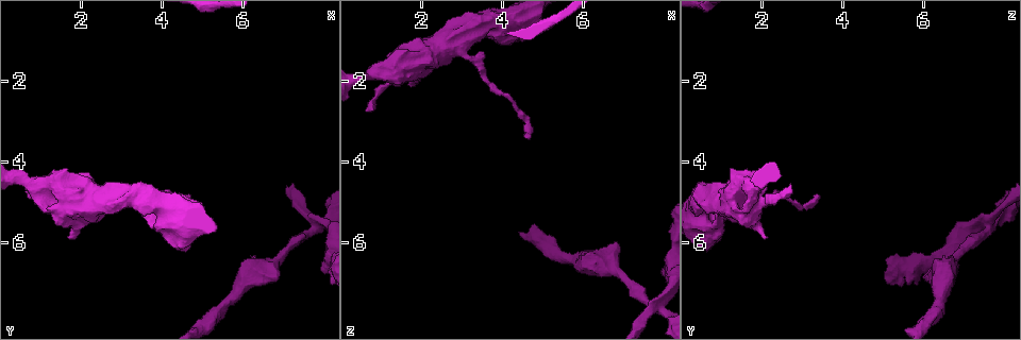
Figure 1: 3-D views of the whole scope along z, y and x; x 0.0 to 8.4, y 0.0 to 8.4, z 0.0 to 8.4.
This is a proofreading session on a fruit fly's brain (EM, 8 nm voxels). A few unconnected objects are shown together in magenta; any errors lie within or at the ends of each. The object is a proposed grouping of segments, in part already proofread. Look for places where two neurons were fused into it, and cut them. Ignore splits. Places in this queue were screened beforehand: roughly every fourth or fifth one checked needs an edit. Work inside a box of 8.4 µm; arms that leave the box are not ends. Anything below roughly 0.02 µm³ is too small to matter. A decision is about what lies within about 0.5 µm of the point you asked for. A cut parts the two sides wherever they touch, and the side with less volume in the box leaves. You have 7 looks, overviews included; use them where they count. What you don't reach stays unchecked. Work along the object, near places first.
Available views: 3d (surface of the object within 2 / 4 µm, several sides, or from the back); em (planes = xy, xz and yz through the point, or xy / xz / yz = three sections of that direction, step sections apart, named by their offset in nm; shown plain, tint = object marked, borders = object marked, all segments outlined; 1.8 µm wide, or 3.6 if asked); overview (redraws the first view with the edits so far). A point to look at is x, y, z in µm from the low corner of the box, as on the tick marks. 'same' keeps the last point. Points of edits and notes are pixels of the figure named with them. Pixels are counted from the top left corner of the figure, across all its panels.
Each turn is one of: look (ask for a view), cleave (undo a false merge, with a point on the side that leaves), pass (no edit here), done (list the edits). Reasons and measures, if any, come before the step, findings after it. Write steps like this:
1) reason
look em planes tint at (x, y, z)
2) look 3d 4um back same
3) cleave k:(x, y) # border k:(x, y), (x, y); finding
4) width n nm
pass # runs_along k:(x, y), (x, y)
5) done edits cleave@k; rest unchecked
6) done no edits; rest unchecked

closes a loop
look 3d 4um at (3.65, 5.40, 1.00)

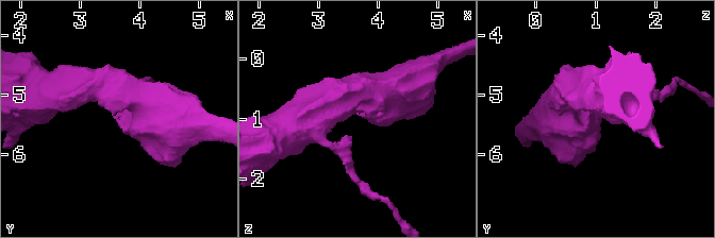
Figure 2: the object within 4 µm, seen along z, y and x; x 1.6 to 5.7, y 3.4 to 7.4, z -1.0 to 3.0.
now the EM
look em xy step 4 tint at (3.65, 5.40, 0.90)

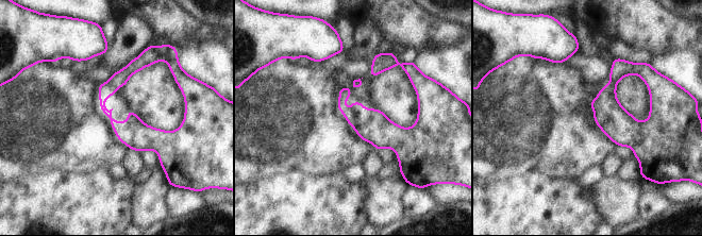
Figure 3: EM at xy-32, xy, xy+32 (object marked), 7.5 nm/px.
look em planes tint same

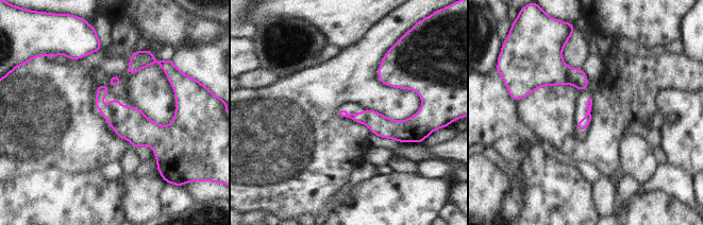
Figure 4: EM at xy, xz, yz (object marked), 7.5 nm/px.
pass # runs_along 4:(342, 113), (382, 126), (413, 120); one neuron here

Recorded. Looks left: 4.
calibre changes
look 3d 4um at (1.00, 4.55, 1.75)

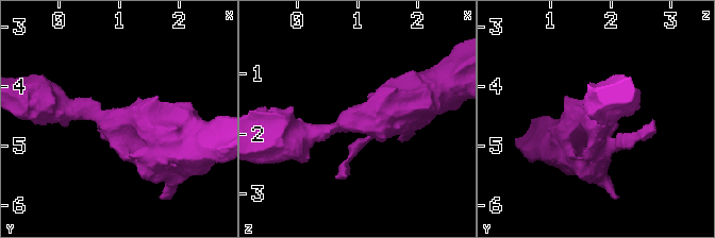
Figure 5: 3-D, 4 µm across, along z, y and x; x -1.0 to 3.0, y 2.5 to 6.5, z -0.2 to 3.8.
look em 3.6um planes tint at (1.00, 4.60, 1.75)

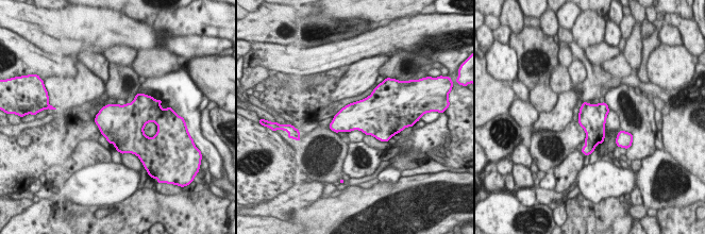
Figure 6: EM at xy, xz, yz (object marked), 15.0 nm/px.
pass # one neuron here

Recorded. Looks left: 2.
looks like a crossing
look em planes tint at (7.85, 5.60, 7.55)

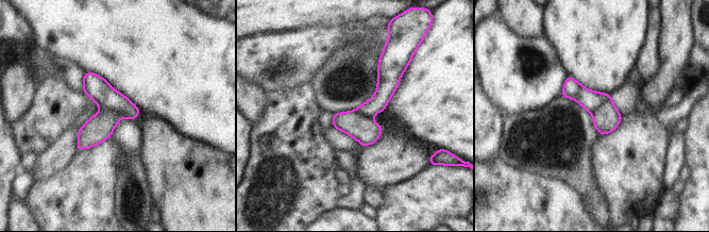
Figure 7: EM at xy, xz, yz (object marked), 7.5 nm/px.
cleave 7:(96, 87) # border 7:(103, 110), (114, 110), (124, 117); a second neuron is stuck on

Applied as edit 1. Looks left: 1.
done edits cleave@7; rest unchecked

